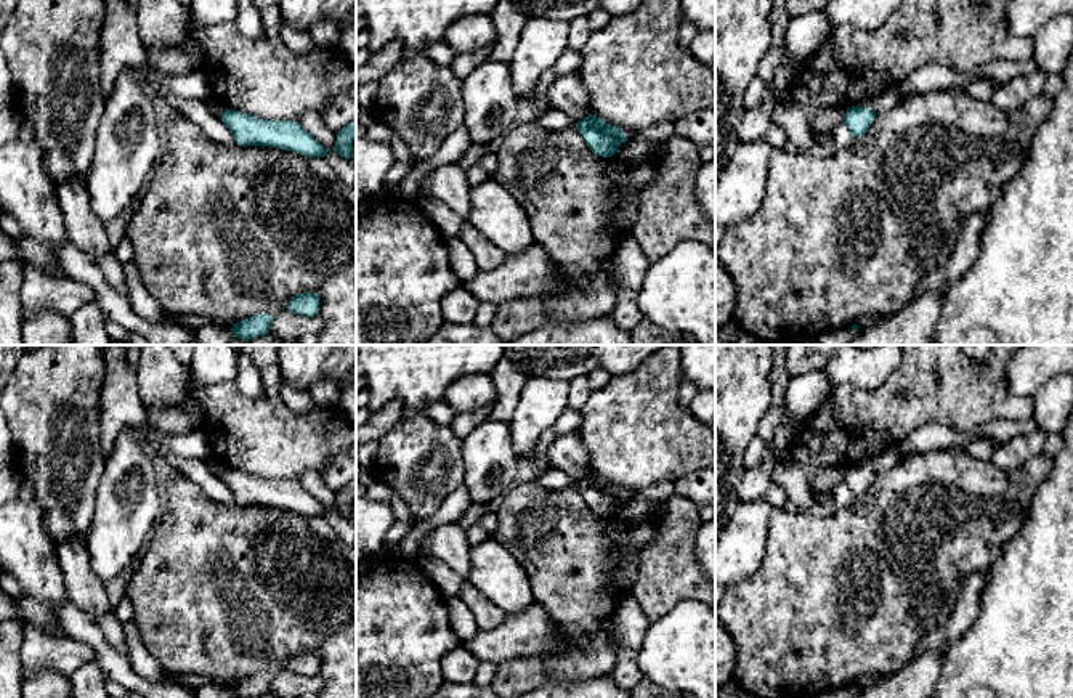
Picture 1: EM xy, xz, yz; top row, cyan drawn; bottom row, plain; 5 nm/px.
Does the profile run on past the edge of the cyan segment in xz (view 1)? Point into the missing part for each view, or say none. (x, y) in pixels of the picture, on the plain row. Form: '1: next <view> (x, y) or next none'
1: next none

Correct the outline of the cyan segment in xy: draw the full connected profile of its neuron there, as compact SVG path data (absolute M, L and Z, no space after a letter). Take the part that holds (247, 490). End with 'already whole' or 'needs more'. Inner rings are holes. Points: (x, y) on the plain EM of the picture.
M225 469L221 481L231 489L239 505L268 505L305 517L326 517L326 509L295 480L263 480L245 472Z; already whole

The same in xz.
M589 473L574 485L581 491L589 509L601 517L614 515L617 507L627 501L619 486L609 485L593 473Z; already whole

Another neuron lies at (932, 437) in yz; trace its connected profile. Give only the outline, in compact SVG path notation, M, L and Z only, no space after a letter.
M1033 417L1025 420L994 420L977 427L972 432L956 432L950 427L938 424L927 424L908 433L900 443L860 461L860 465L866 465L876 473L890 470L901 461L908 452L925 454L943 448L966 446L978 438L998 438L1001 441L1012 435L1025 435L1035 432L1036 422Z

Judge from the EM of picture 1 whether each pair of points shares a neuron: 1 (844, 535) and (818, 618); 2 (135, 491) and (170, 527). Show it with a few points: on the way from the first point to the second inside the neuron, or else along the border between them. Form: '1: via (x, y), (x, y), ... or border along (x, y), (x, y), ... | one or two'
1: via (844, 555), (833, 567), (831, 597) | one
2: border along (159, 514), (145, 546) | two

